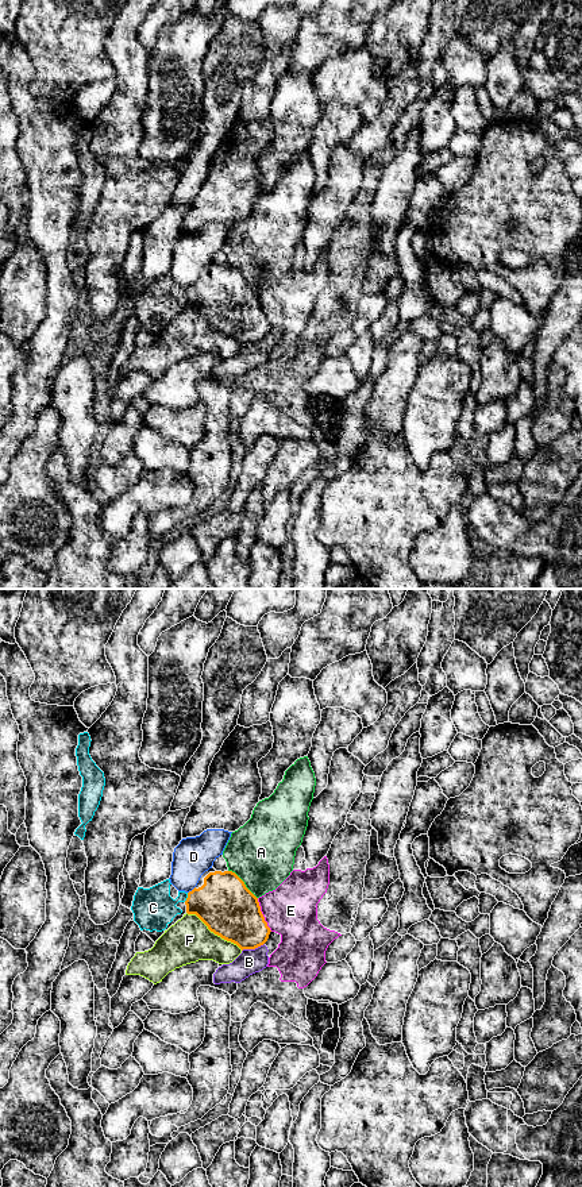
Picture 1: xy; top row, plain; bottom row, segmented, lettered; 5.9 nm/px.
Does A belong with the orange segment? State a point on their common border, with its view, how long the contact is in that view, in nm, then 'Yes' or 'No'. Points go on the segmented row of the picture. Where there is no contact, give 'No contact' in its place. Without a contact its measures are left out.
Touches orange at xy (243, 883). Shared border 240 nm. No

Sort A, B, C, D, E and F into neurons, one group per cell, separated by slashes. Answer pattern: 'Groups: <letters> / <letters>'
Groups: A / B / C / D / E / F

